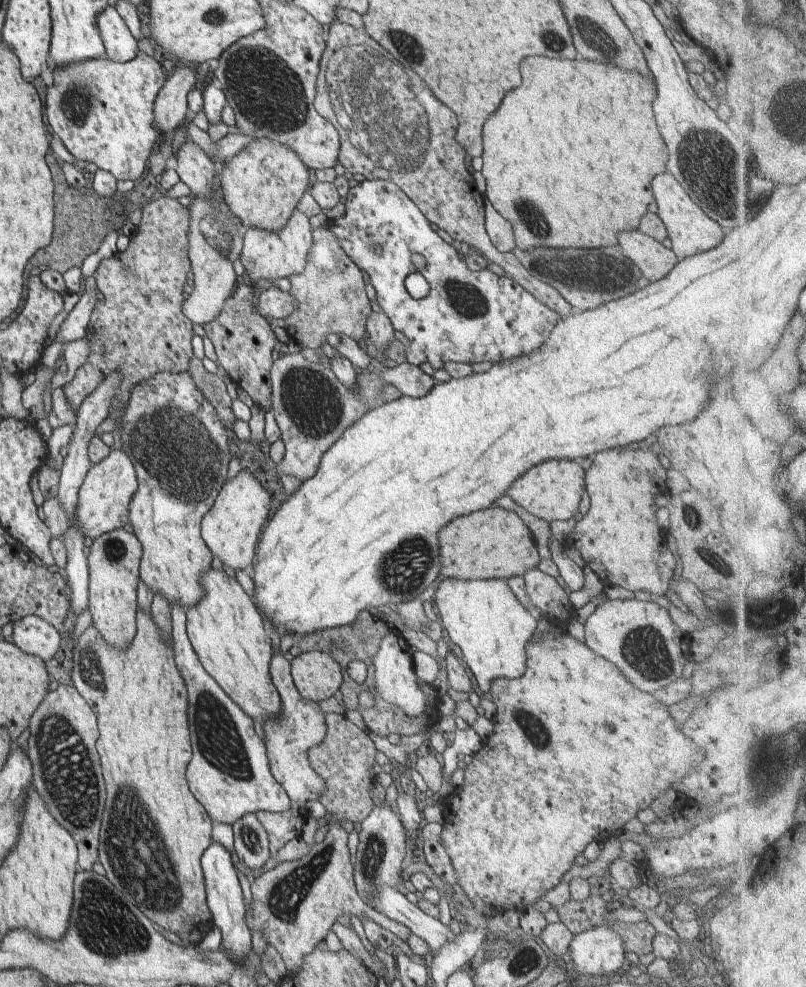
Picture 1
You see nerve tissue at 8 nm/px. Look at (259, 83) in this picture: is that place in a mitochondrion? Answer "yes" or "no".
yes

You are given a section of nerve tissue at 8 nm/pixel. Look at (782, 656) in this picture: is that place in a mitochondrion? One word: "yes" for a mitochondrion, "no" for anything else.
no

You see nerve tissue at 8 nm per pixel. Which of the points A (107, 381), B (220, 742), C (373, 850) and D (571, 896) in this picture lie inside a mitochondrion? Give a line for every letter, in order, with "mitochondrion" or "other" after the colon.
A: other
B: mitochondrion
C: mitochondrion
D: other

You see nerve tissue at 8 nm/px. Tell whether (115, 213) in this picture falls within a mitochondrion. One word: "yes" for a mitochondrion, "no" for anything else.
yes

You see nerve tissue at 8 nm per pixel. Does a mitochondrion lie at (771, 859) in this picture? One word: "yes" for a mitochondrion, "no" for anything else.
no

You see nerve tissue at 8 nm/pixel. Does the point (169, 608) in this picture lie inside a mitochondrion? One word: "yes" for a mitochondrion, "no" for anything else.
no

